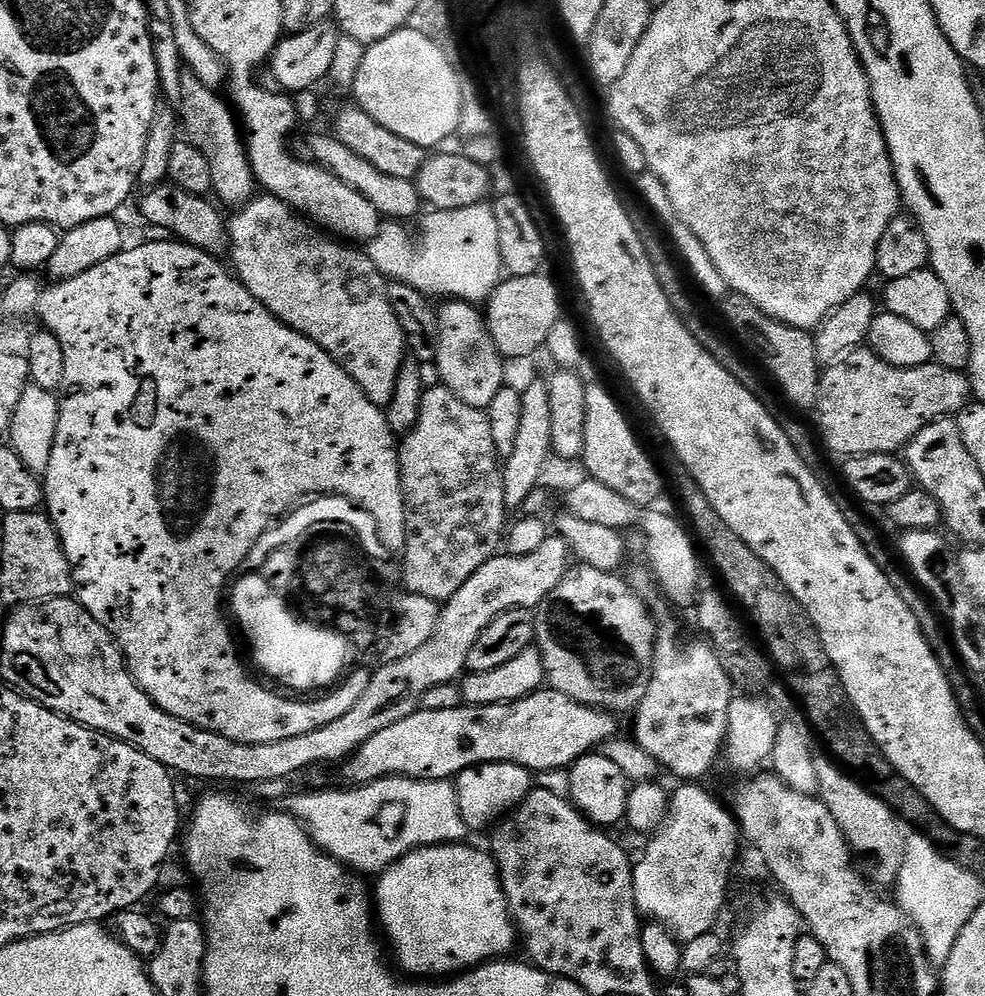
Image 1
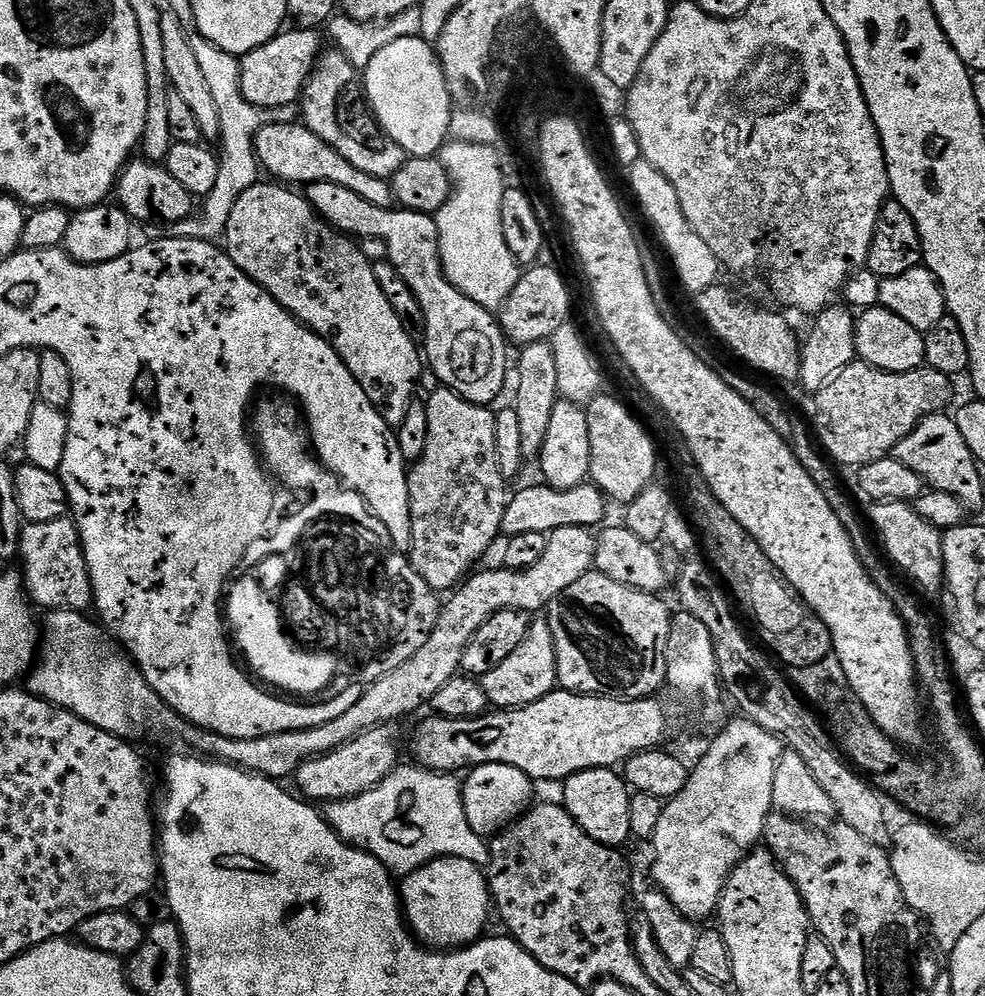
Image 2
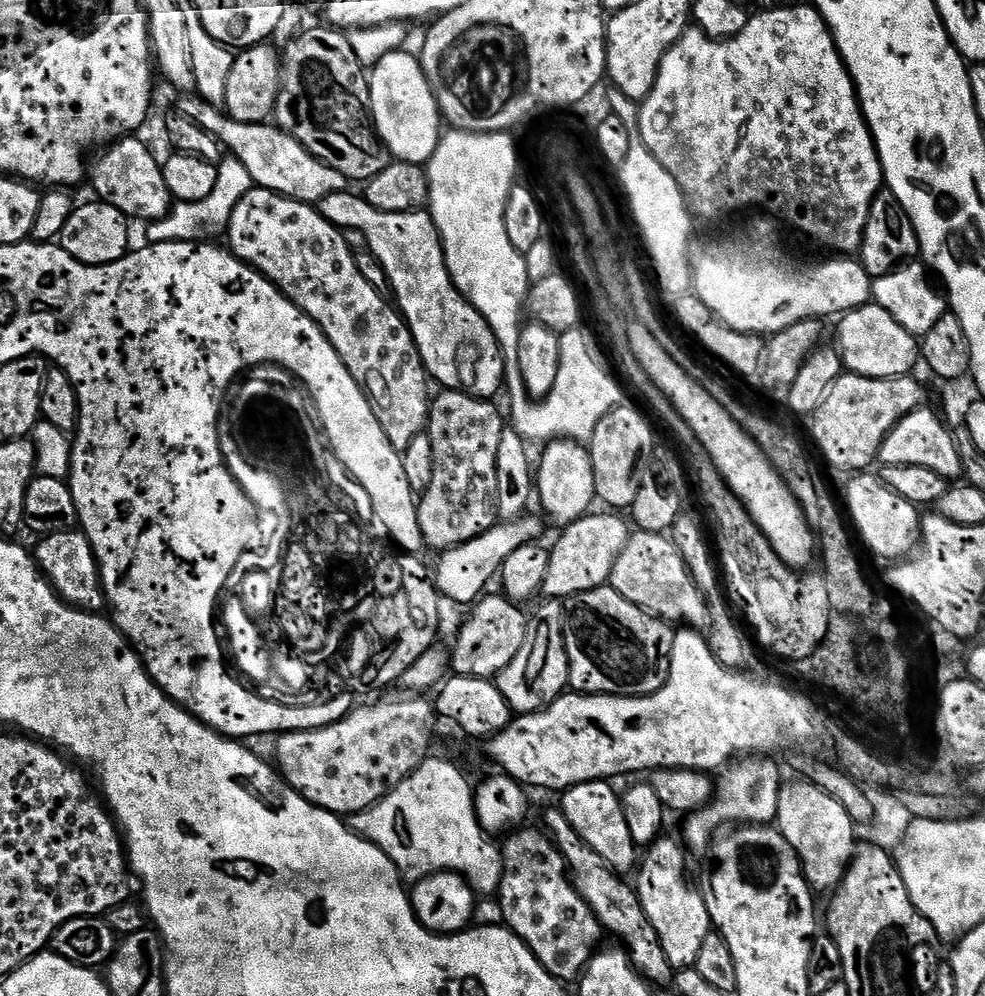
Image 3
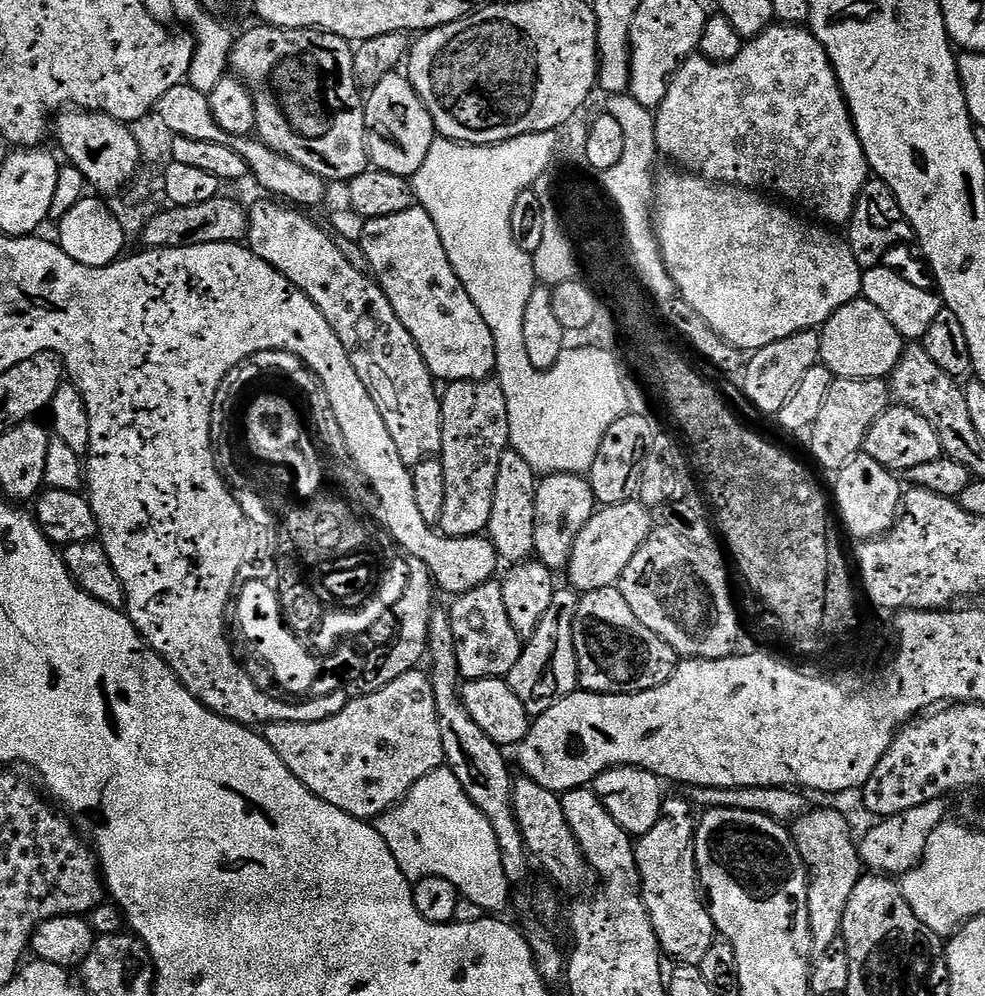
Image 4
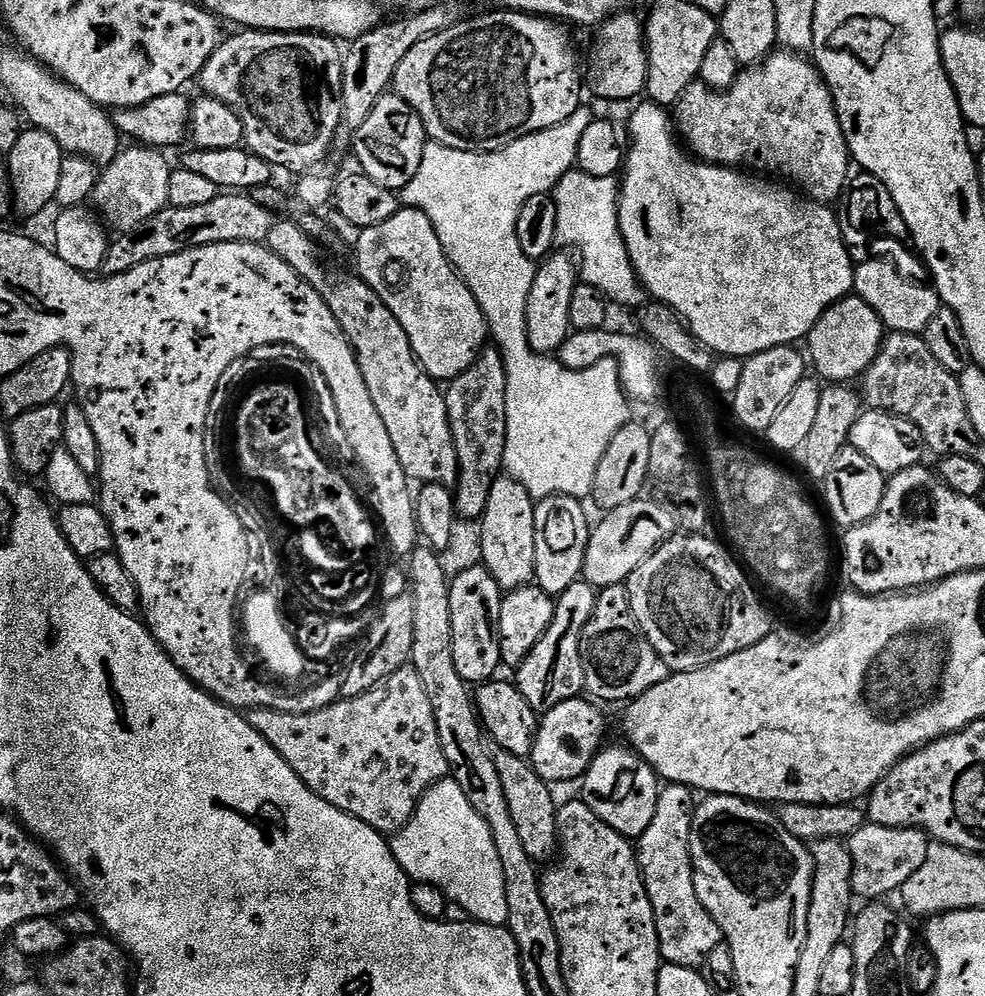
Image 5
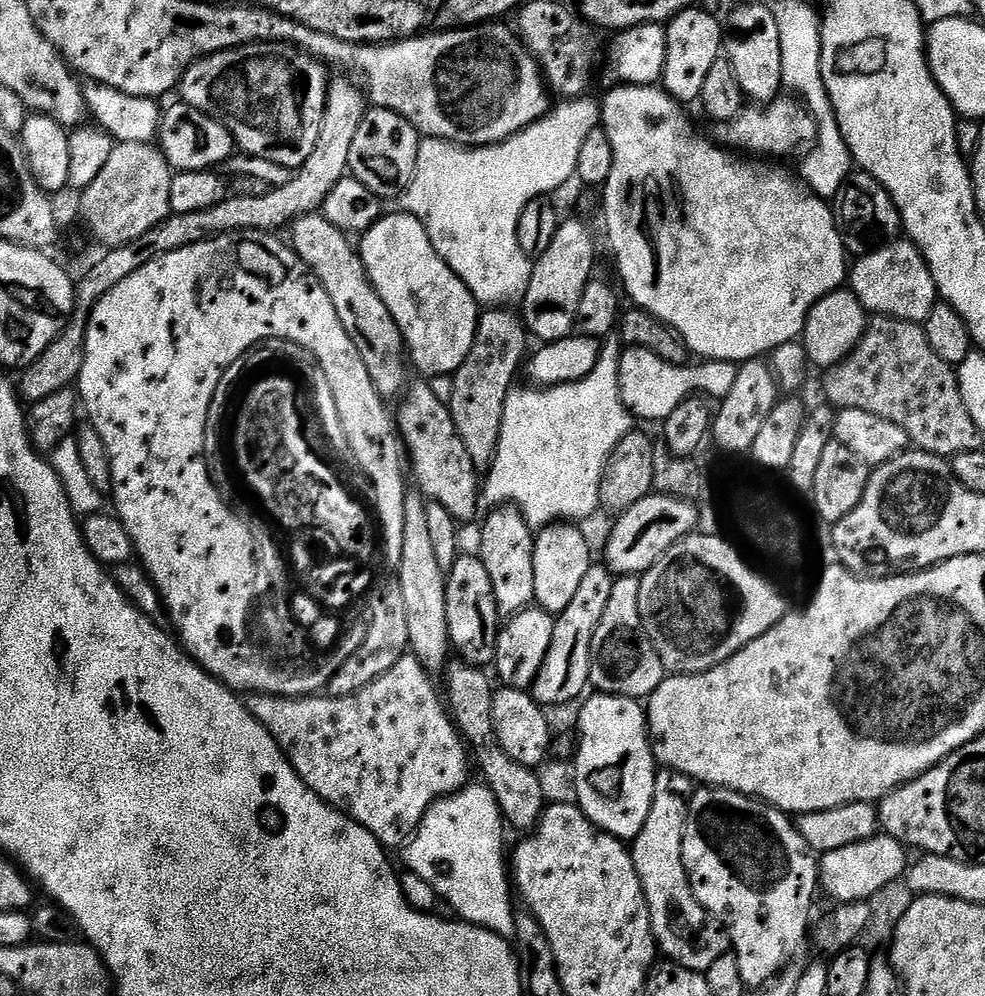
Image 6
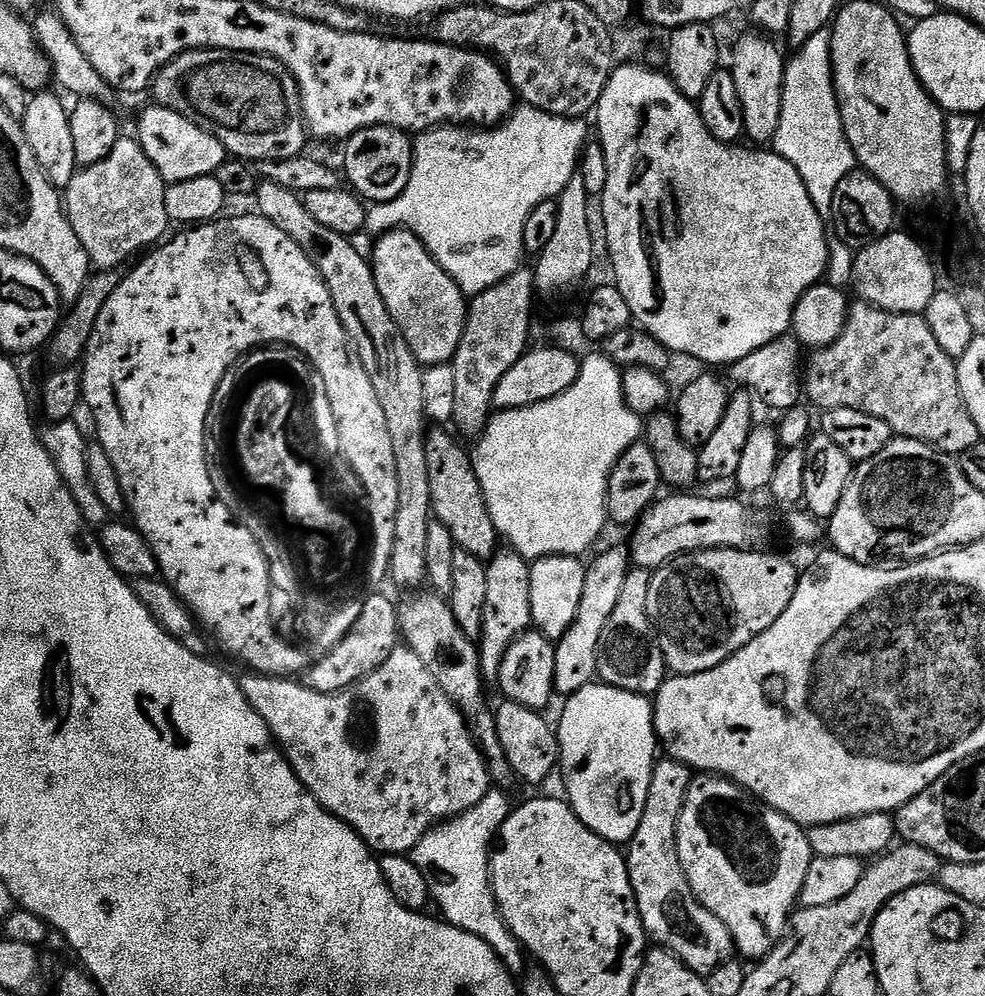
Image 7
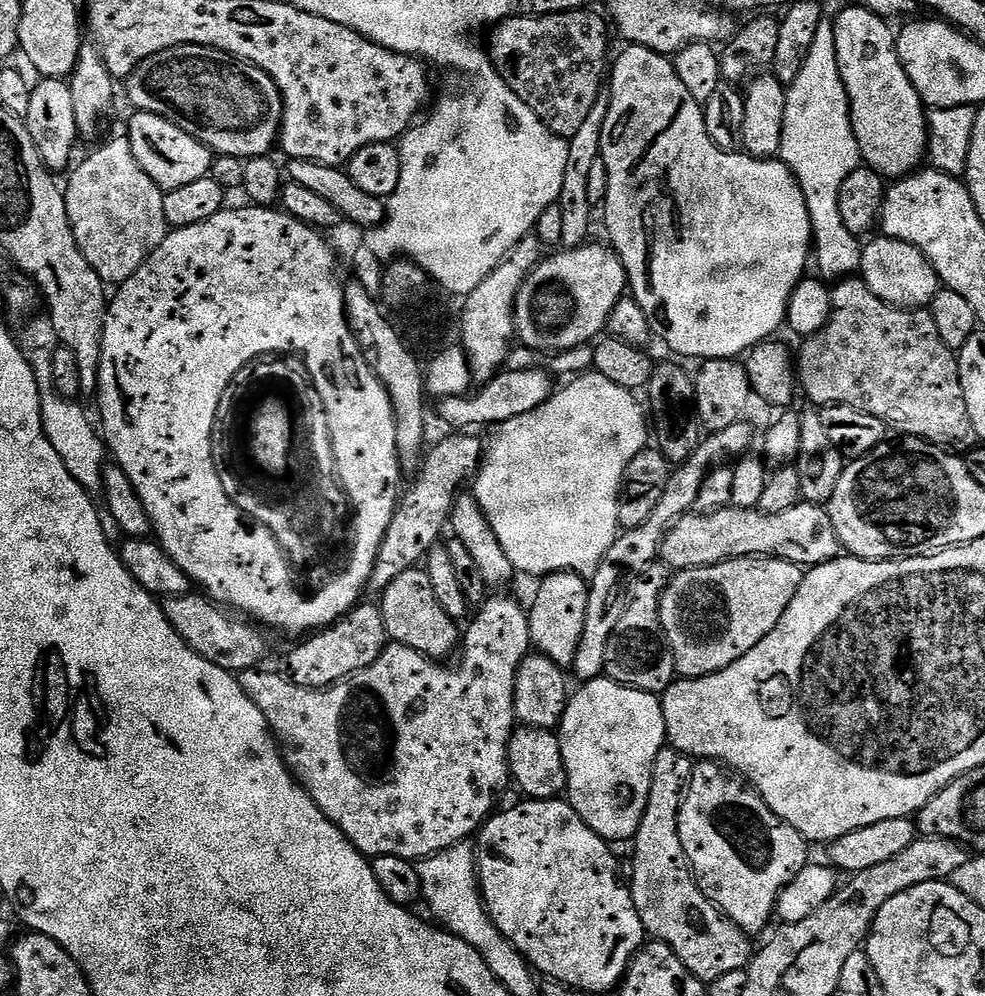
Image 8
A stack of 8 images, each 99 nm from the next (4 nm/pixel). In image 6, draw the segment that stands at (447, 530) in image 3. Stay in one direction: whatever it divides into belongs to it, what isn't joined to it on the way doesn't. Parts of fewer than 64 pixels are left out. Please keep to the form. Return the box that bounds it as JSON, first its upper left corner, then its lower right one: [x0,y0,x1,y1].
[447,306,530,474]

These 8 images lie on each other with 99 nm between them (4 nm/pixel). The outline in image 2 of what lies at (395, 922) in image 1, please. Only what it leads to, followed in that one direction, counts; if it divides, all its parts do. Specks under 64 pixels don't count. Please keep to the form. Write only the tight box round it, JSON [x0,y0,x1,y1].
[398,856,493,950]

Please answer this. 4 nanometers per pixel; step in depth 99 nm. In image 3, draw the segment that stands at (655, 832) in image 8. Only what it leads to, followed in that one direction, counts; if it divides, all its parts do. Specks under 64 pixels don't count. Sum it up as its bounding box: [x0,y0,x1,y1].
[634,834,714,970]

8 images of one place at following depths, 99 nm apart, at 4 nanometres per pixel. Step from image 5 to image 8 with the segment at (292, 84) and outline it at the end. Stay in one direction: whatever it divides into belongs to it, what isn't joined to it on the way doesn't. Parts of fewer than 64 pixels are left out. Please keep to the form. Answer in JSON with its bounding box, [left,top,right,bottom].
[127,46,284,156]

